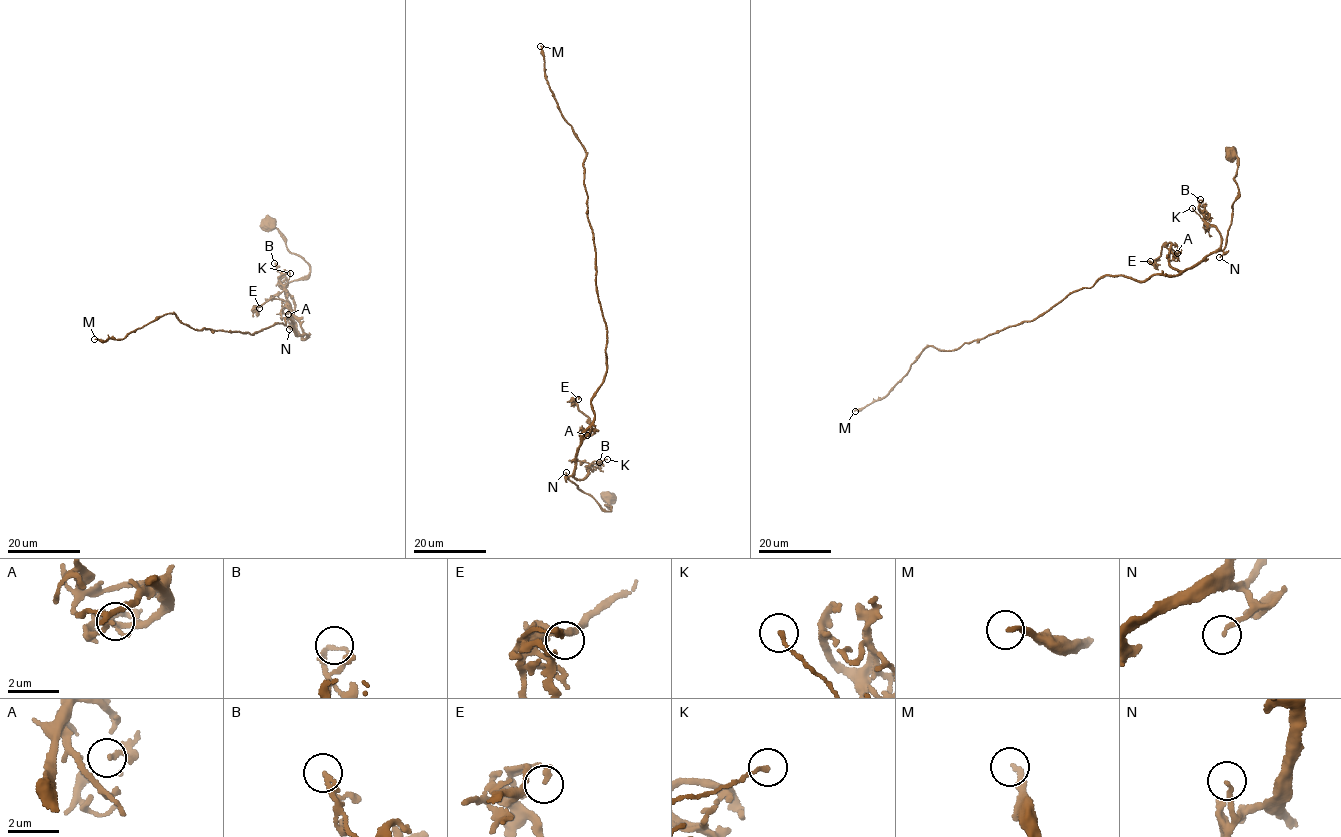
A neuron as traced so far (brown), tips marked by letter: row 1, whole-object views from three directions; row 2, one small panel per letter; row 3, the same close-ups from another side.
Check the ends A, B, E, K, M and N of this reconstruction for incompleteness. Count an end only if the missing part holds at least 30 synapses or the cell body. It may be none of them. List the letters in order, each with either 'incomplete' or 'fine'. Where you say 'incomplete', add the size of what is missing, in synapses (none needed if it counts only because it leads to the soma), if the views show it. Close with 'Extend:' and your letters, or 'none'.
A: fine
B: fine
E: fine
K: fine
M: incomplete; about 300 synapses
N: fine
Extend: M

